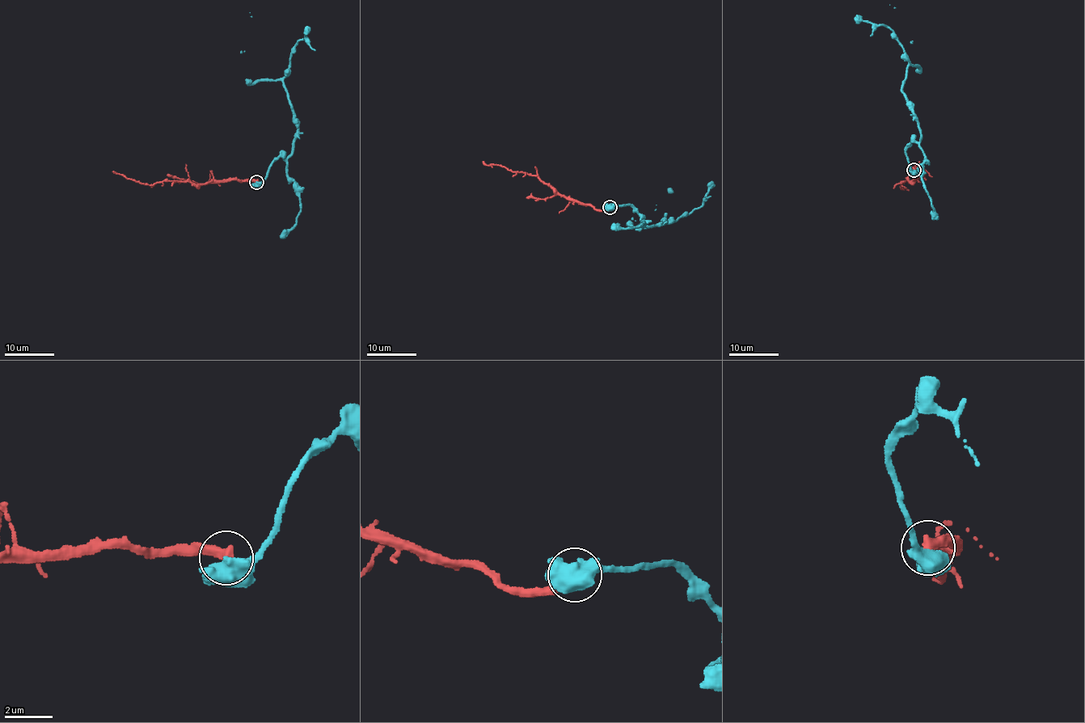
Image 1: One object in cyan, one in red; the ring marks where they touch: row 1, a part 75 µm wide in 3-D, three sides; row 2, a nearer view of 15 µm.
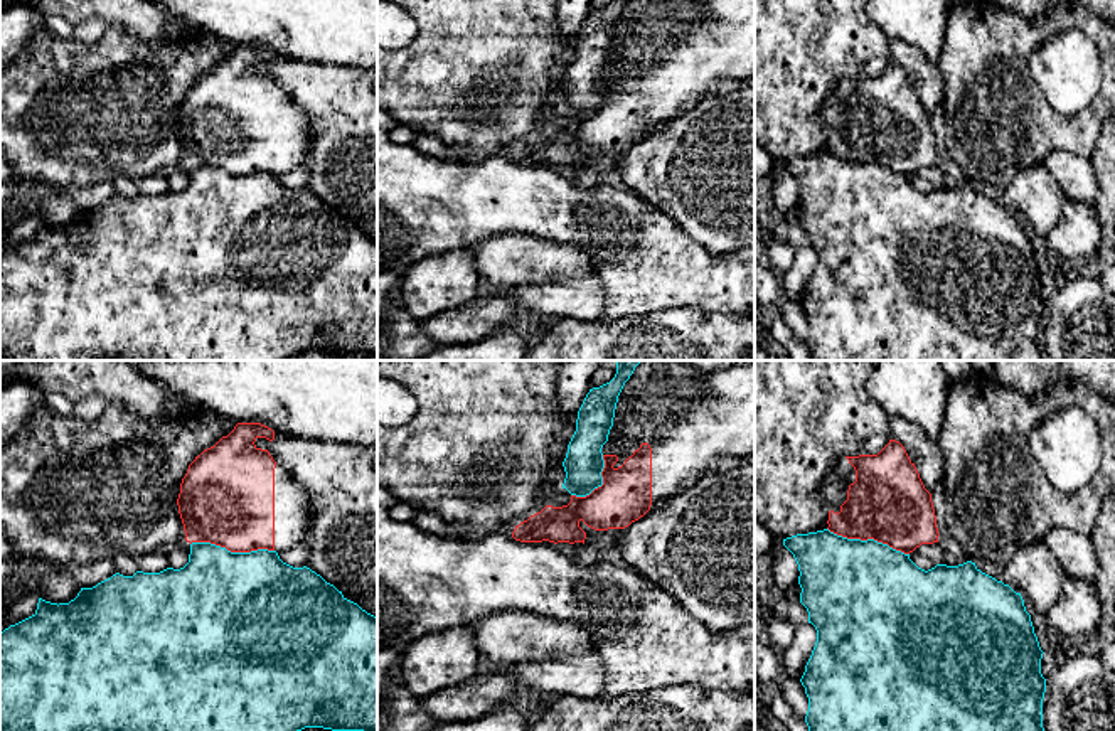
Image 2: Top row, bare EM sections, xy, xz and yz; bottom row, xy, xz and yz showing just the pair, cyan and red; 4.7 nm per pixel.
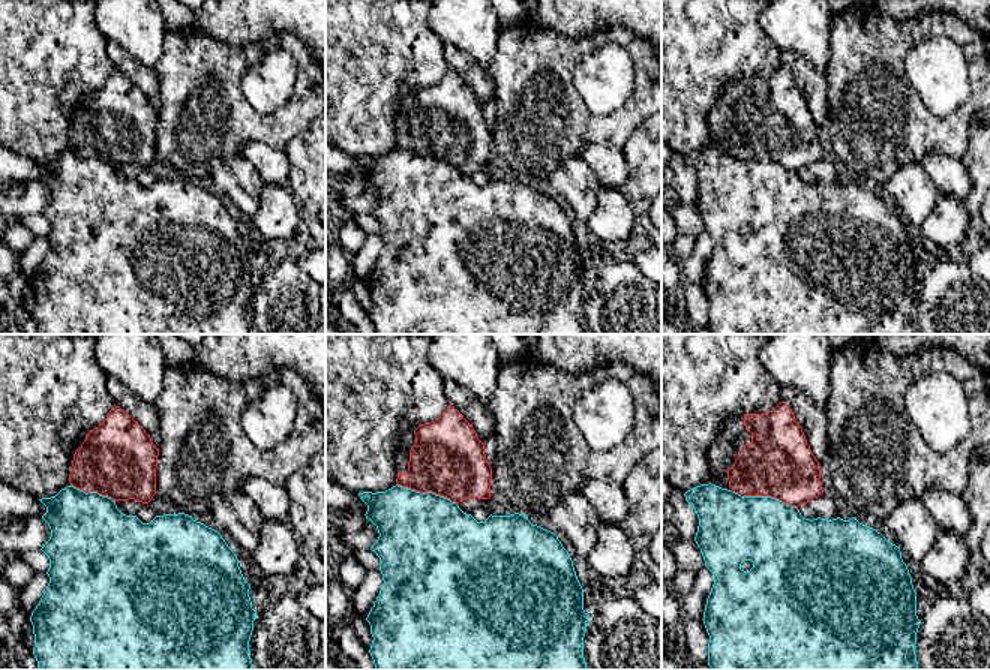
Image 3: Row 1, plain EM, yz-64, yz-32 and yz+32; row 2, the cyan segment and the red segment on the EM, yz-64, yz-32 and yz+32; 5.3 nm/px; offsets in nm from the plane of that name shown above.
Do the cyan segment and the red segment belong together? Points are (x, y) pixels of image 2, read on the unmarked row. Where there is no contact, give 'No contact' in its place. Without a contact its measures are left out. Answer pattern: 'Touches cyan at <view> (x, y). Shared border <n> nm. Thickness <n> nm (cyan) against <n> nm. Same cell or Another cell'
Touches cyan at xy (233, 176). Shared border 400 nm. Thickness 500 nm (cyan) against 440 nm. Another cell

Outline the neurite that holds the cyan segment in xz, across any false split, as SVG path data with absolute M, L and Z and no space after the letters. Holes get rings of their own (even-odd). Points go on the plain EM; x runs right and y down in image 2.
M613 0L590 12L576 42L576 54L563 84L566 101L563 111L571 118L586 120L603 108L605 83L601 71L613 49L618 19L630 0Z

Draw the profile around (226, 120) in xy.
M237 45L189 88L177 121L187 165L211 165L231 175L280 175L305 165L313 145L313 121L268 72L254 67L258 61L273 64L286 59L261 45Z

